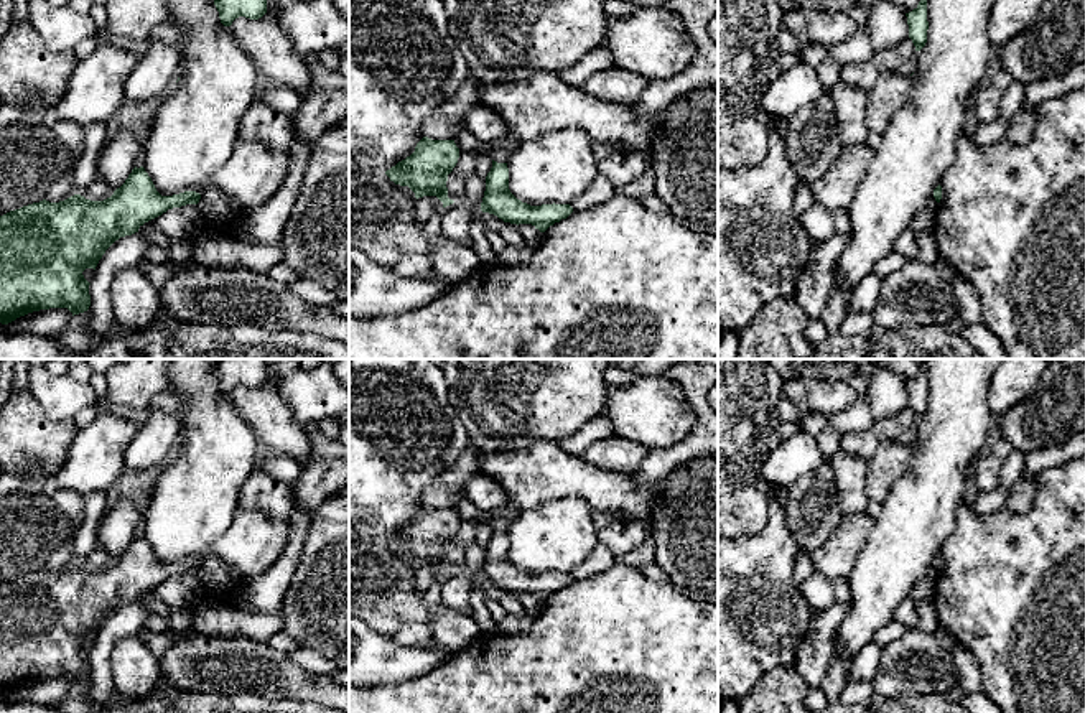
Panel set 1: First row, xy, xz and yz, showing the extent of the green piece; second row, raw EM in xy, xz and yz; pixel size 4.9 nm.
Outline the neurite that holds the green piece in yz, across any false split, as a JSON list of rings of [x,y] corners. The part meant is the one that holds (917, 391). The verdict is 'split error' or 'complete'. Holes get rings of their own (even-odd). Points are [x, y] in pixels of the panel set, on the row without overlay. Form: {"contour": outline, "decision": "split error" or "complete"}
{"contour": [[[922,362],[919,374],[912,380],[906,382],[906,385],[909,394],[909,407],[912,408],[915,420],[920,420],[927,412],[929,398],[927,369]]], "decision": "complete"}

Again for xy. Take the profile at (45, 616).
{"contour": [[[143,535],[133,537],[125,552],[104,570],[74,563],[59,571],[46,568],[0,585],[0,692],[49,677],[68,677],[72,685],[91,675],[89,650],[82,641],[97,636],[105,619],[120,606],[173,576],[198,573],[201,563],[184,560],[161,565]]], "decision": "complete"}

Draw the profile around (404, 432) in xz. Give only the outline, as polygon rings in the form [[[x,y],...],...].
[[[349,359],[349,524],[361,537],[385,542],[410,525],[423,507],[423,491],[468,448],[471,448],[471,440],[449,402],[446,377],[440,366],[430,359]]]

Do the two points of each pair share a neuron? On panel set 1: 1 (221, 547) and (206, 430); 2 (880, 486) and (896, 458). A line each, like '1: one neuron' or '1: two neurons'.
1: two neurons
2: one neuron

